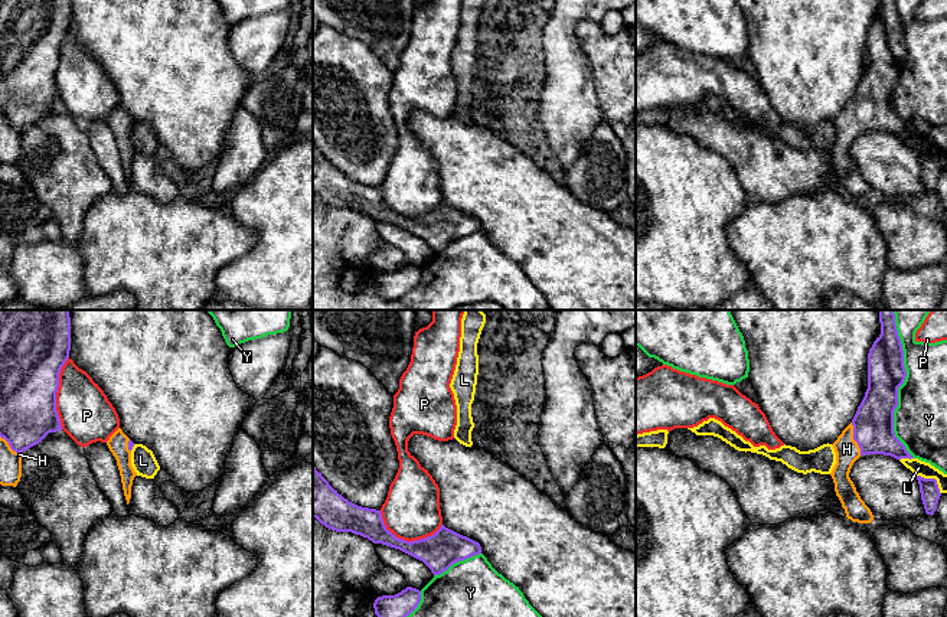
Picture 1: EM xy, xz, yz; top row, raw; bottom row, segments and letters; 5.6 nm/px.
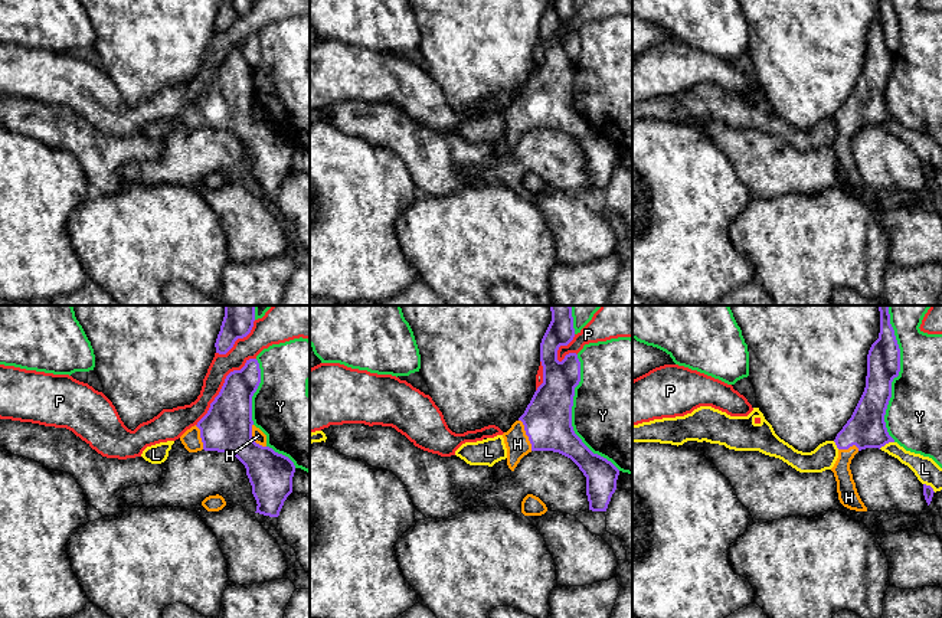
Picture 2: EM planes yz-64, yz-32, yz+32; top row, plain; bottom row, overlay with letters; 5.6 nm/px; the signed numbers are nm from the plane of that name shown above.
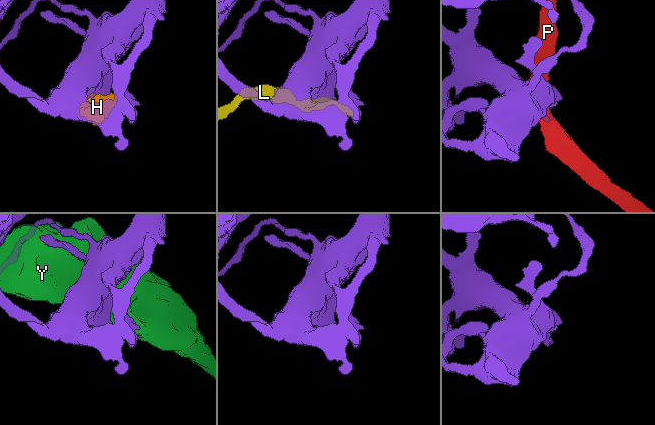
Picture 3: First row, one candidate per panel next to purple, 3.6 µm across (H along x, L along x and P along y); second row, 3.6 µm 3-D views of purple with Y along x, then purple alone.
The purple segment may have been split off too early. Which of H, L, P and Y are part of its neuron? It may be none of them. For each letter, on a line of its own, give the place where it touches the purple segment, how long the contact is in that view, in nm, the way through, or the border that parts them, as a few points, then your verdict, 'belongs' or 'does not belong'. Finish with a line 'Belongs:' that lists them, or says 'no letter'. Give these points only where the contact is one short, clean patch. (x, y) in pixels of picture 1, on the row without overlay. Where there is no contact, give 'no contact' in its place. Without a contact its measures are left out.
H: yz (854, 116) | 190 nm | belongs
L: yz (933, 156) | 170 nm | does not belong
P: xz (407, 218) | 360 nm | does not belong
Y: yz (897, 68) | 750 nm | does not belong
Belongs: H

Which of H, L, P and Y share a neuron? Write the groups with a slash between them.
H / L / P / Y

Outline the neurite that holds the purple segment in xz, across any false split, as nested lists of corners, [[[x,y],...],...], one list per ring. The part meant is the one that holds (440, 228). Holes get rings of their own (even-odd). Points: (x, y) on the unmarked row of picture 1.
[[[313,143],[313,195],[336,209],[352,209],[399,226],[422,238],[434,252],[447,248],[453,241],[481,231],[479,219],[463,213],[444,202],[431,213],[404,218],[389,209],[381,187],[357,183],[334,167]]]

